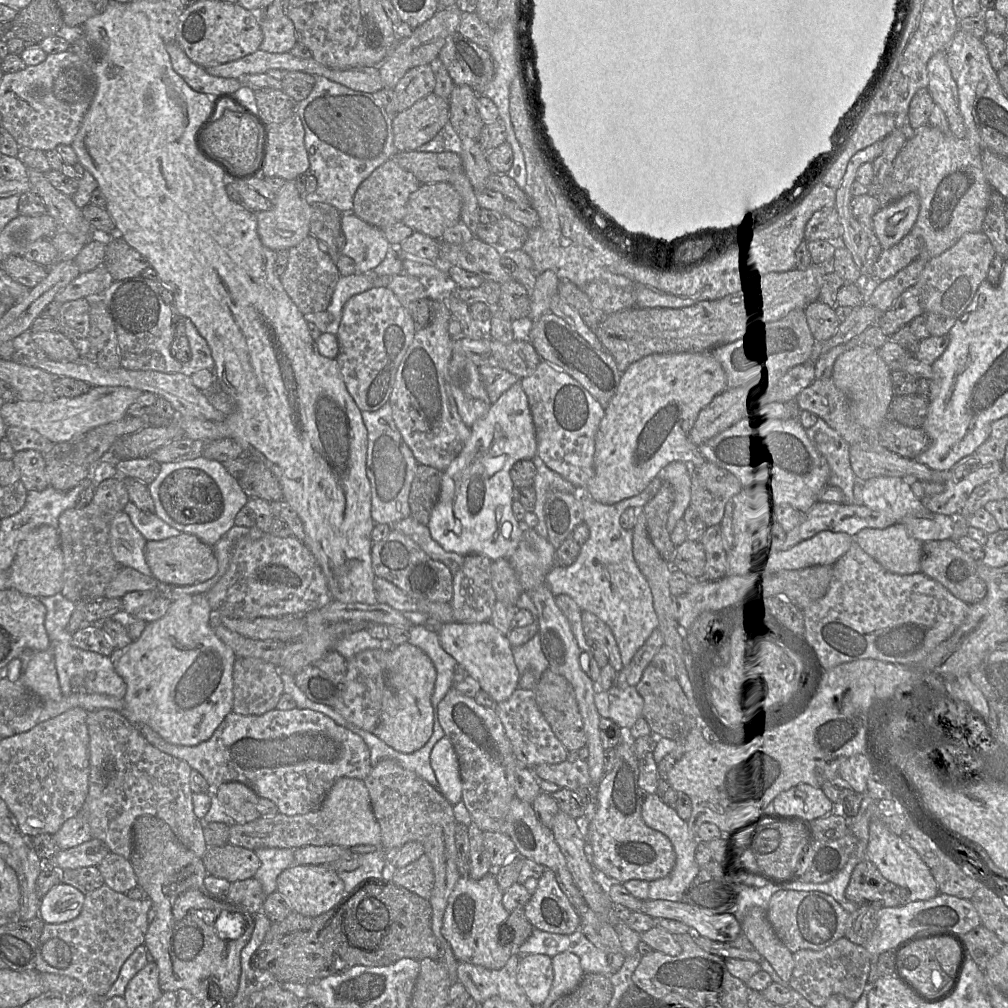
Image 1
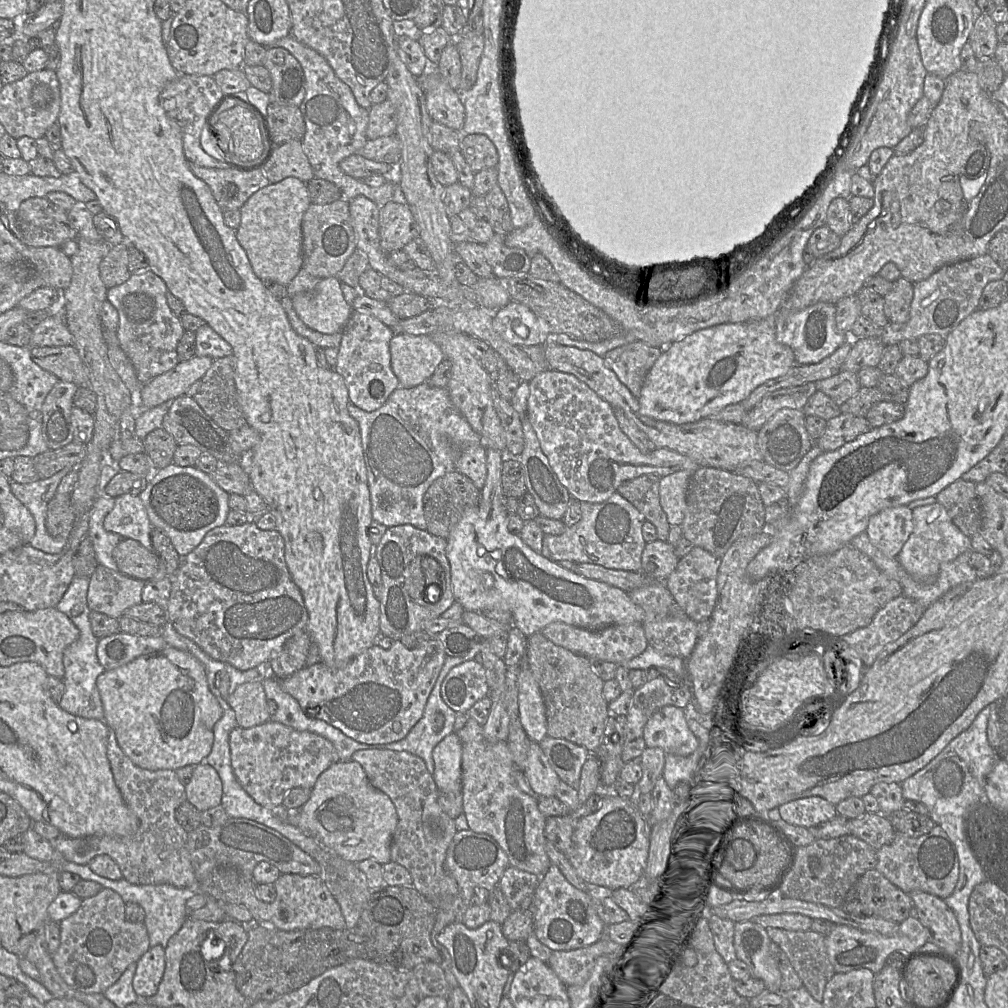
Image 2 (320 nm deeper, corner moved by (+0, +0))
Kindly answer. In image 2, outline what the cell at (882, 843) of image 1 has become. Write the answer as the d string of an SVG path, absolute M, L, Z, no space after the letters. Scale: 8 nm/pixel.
M926 892L909 893L915 917L929 931L929 941L953 960L961 948L961 930L953 910L944 899Z

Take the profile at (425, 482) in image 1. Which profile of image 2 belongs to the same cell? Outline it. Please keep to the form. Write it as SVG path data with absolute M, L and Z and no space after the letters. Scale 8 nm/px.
M450 472L436 479L423 498L424 516L427 523L426 531L447 540L465 513L470 509L479 508L480 499L481 490L462 473Z

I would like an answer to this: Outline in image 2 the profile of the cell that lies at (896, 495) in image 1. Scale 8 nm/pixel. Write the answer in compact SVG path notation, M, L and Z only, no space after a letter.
M908 505L887 508L874 515L866 532L885 556L897 558L914 530L913 510Z

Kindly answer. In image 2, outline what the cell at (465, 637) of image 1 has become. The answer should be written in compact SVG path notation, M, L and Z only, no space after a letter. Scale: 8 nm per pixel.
M531 742L523 770L529 785L538 796L555 796L561 779L551 767L537 742Z

